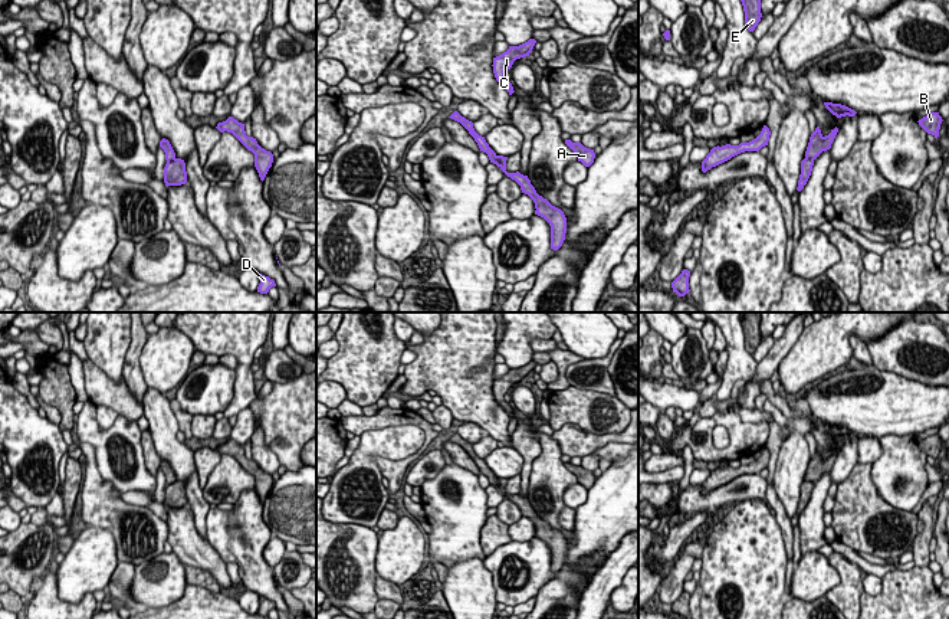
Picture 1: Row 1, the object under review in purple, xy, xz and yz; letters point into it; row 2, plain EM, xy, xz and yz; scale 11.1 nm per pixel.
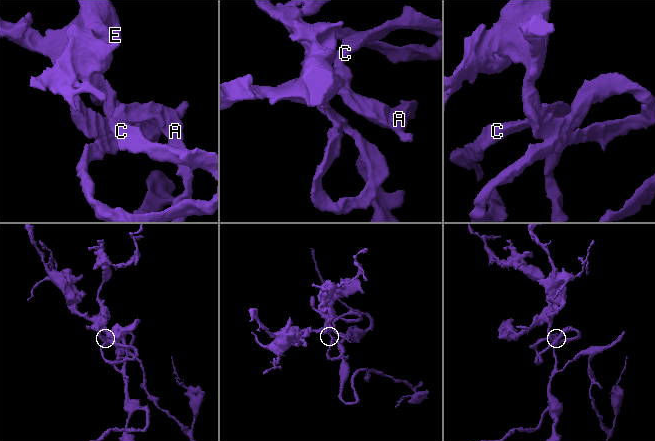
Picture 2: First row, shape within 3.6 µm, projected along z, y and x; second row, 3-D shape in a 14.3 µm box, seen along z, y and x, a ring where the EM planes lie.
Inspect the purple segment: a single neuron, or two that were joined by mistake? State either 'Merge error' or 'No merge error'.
No merge error

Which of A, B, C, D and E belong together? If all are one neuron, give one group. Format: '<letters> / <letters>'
A B C D E

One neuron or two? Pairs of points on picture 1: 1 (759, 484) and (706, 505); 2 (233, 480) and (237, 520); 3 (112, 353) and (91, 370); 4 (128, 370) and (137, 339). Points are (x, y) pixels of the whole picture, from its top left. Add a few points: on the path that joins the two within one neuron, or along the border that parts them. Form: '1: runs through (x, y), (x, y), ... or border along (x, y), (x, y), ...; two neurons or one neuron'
1: runs through (746, 490), (719, 498); one neuron
2: border along (253, 487), (243, 491), (235, 504); two neurons
3: border along (88, 359), (115, 382), (122, 379); two neurons
4: runs through (133, 363), (135, 346); one neuron

